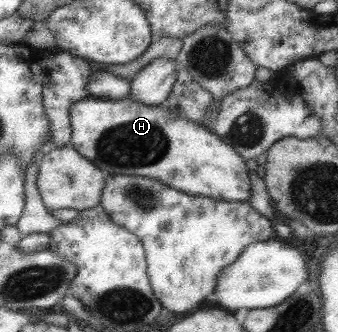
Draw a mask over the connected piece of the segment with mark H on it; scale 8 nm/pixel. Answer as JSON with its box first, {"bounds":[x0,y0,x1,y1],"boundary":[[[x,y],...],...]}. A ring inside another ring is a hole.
{"bounds":[70,97,251,202],"boundary":[[[88,97],[86,100],[72,105],[72,107],[70,107],[70,115],[72,147],[74,147],[80,155],[83,155],[86,159],[89,159],[94,163],[94,165],[106,175],[134,175],[148,177],[148,179],[160,180],[162,183],[168,184],[170,187],[173,187],[178,191],[187,192],[190,195],[200,195],[202,197],[210,197],[212,199],[220,199],[228,202],[249,202],[251,187],[246,160],[232,146],[224,143],[224,140],[220,139],[219,135],[208,131],[198,123],[194,123],[189,119],[184,119],[183,117],[170,112],[170,110],[168,110],[168,105],[166,104],[146,106],[145,104],[134,102],[130,97],[117,101],[99,100]]]}

